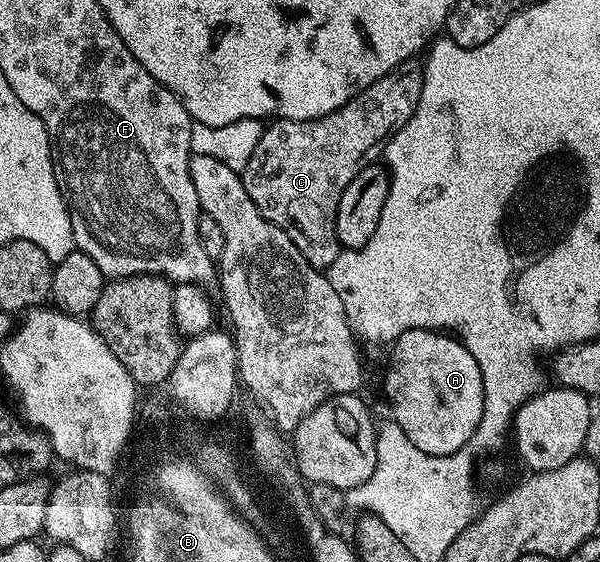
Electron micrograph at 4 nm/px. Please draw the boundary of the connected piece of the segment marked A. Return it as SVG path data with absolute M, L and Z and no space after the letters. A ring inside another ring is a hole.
M408 329L389 350L390 365L382 388L390 403L389 415L408 434L408 442L433 456L447 456L467 447L480 426L486 401L476 358L453 335L428 329Z

